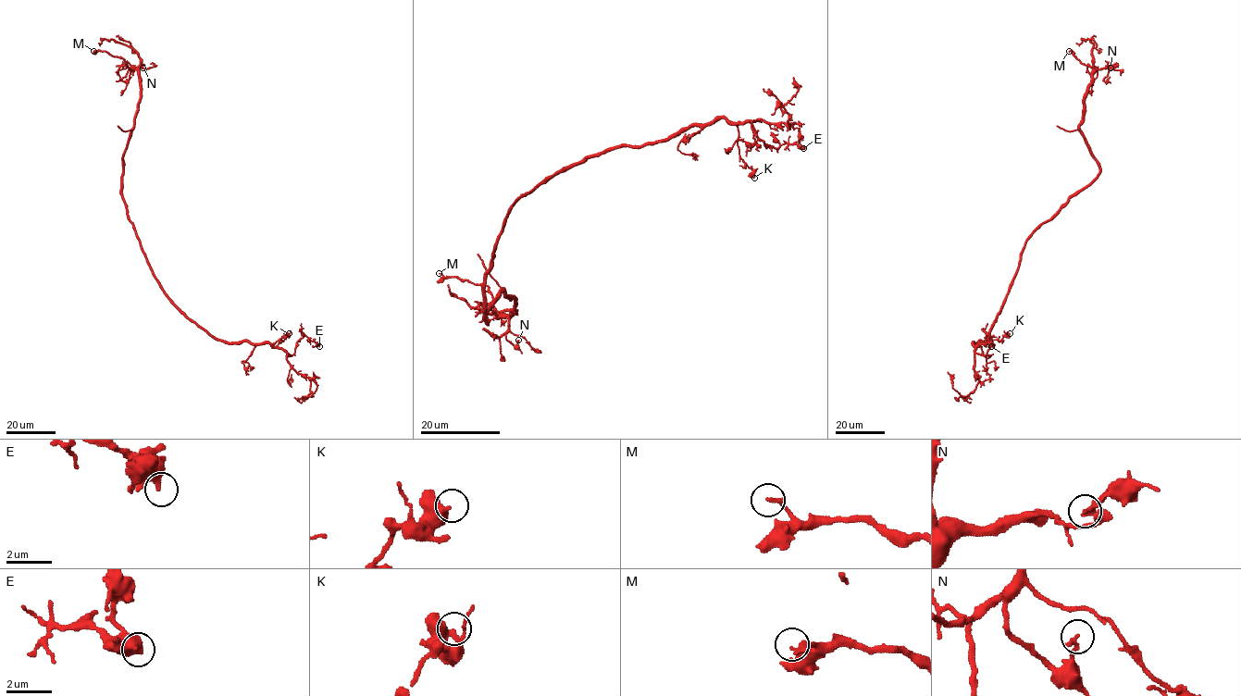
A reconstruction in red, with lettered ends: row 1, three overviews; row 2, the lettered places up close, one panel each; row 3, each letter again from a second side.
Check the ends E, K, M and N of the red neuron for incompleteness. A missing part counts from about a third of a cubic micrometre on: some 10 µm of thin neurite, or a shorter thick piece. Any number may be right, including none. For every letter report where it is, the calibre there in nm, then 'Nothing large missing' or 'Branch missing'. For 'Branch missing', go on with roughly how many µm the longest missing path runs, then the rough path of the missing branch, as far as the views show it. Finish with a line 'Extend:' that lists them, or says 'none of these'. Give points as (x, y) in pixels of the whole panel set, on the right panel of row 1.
E: Place: (991, 346). Thickness 340 nm. Nothing large missing
K: Place: (1010, 333). Thickness 460 nm. Nothing large missing
M: Place: (1069, 51). Thickness 180 nm. Nothing large missing
N: Place: (1110, 68). Thickness 130 nm. Nothing large missing
Extend: none of these

